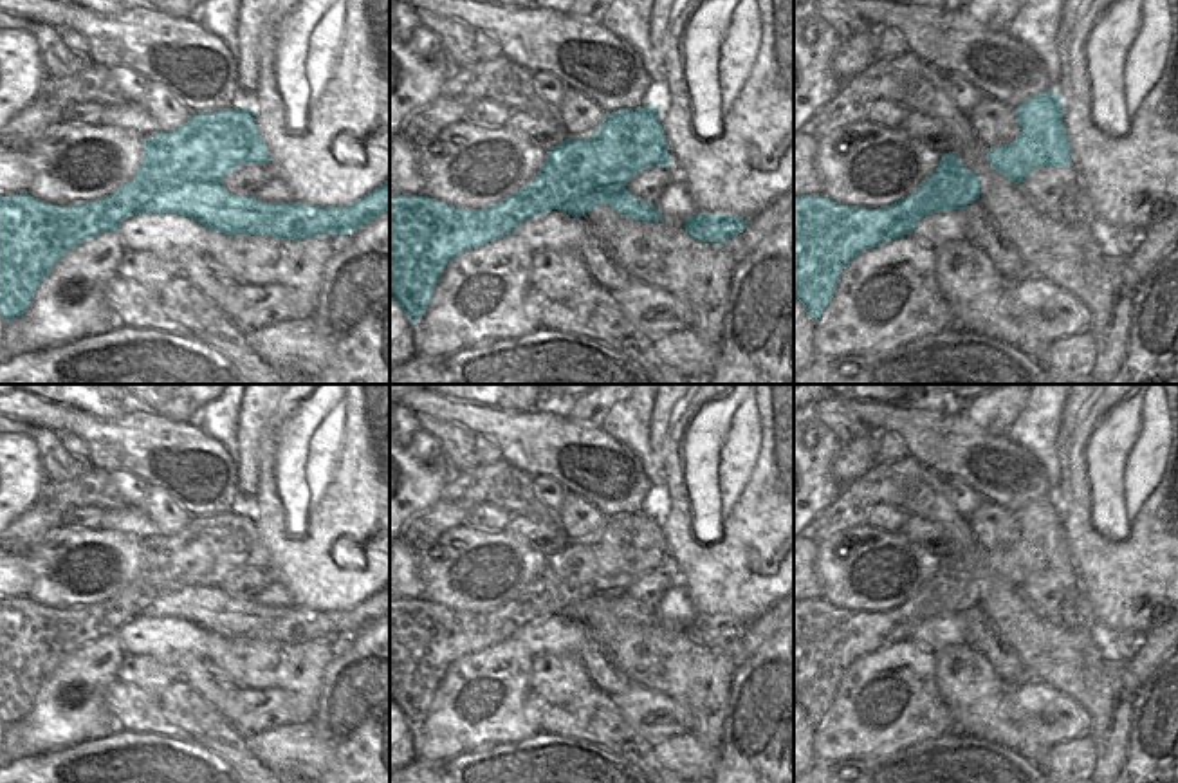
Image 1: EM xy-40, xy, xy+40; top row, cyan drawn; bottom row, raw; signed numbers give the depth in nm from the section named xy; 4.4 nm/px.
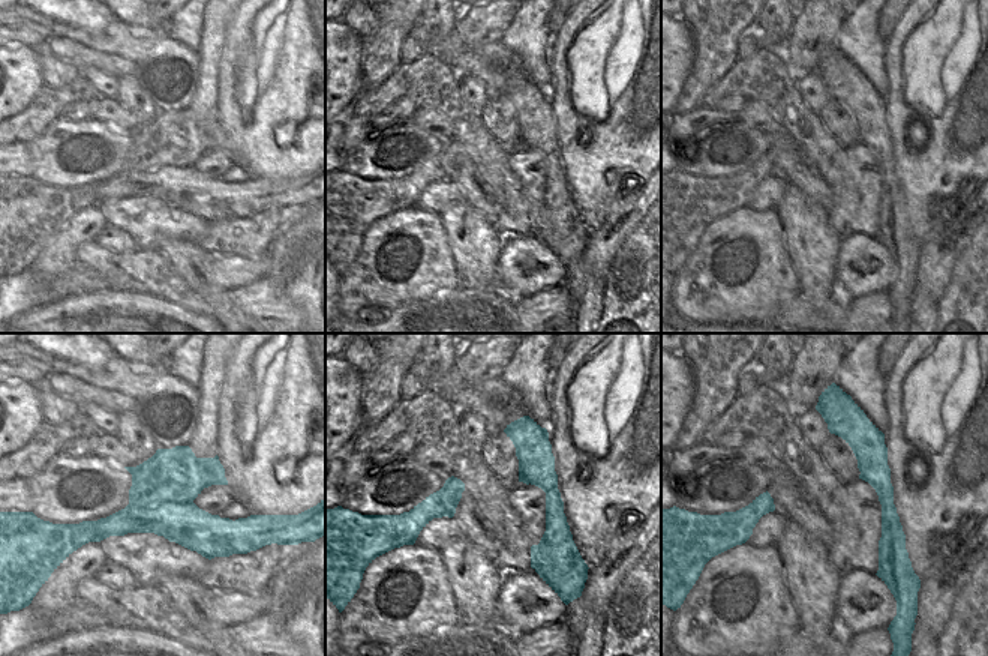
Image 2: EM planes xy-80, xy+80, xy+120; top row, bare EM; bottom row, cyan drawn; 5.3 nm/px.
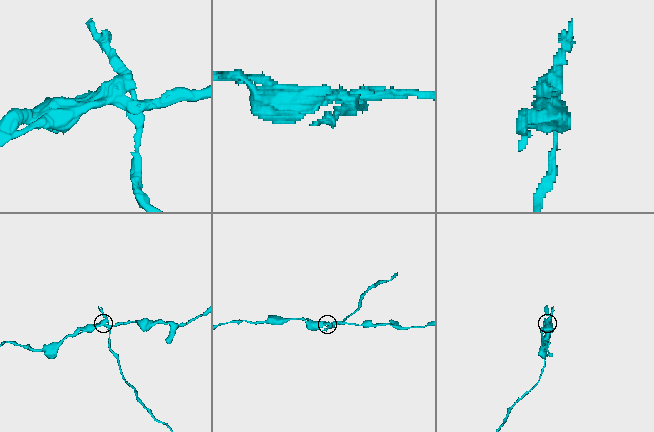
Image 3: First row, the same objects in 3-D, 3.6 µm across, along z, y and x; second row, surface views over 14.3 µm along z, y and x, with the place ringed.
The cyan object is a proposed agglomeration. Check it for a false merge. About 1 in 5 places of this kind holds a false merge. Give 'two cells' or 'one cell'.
two cells

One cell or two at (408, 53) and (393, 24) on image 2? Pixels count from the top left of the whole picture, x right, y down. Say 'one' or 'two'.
two

